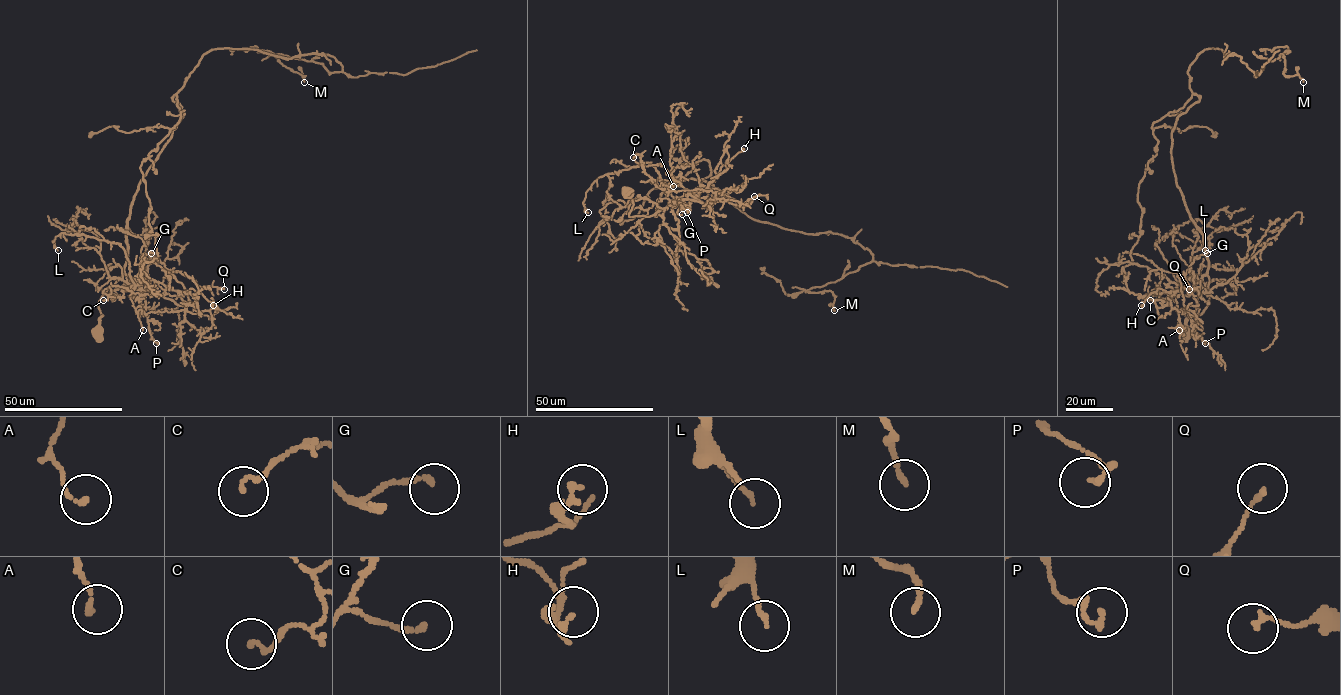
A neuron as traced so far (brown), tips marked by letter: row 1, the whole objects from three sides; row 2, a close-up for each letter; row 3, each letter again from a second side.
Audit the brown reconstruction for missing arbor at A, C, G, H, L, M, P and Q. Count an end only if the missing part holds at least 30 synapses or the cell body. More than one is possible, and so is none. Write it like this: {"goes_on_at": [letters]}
{"goes_on_at": []}

